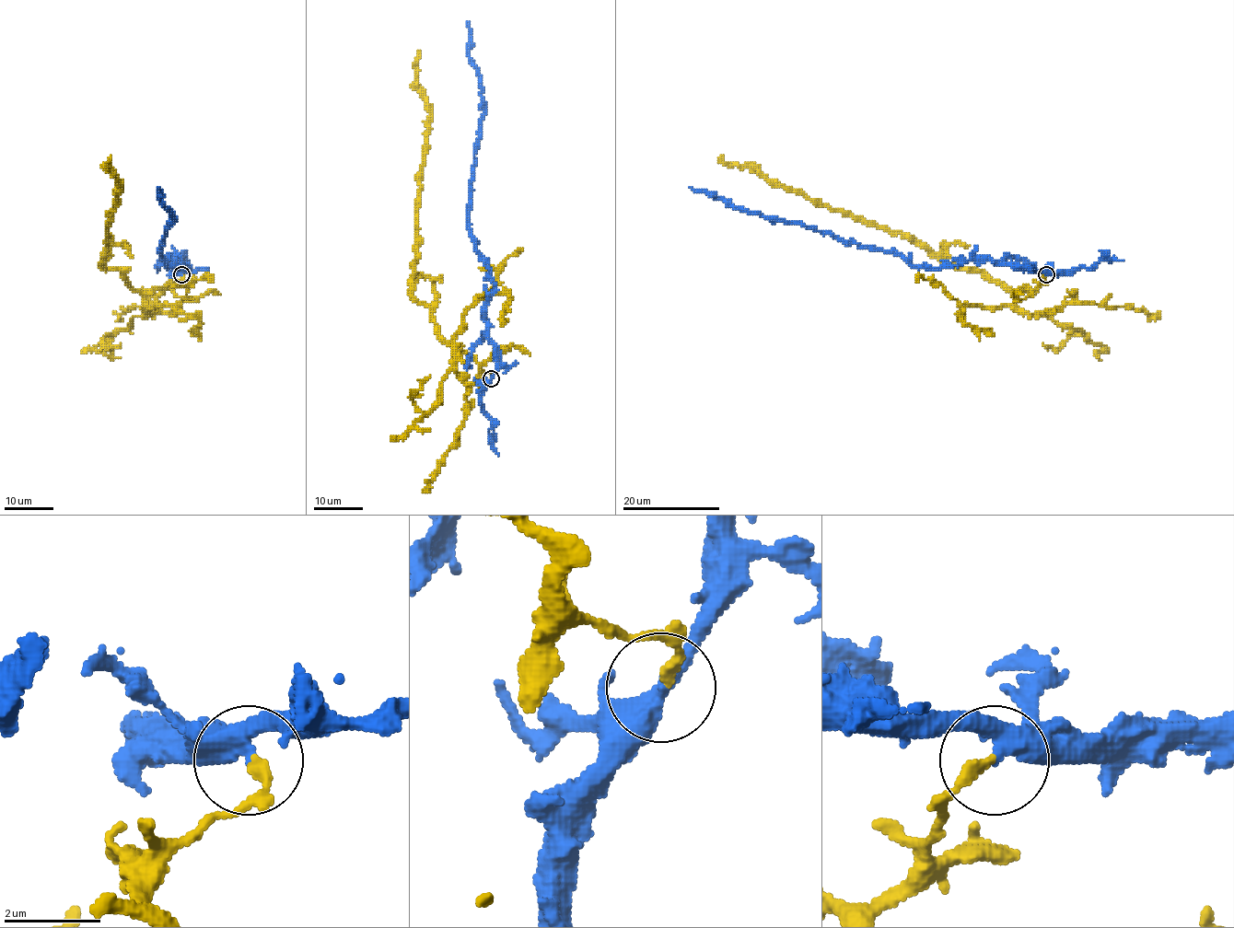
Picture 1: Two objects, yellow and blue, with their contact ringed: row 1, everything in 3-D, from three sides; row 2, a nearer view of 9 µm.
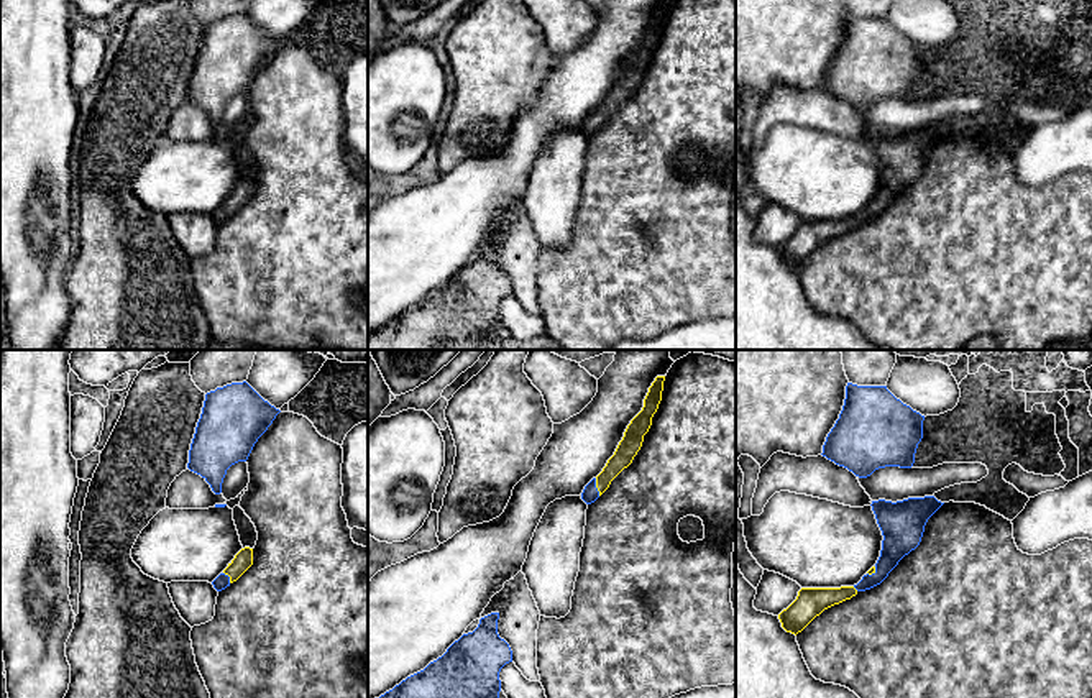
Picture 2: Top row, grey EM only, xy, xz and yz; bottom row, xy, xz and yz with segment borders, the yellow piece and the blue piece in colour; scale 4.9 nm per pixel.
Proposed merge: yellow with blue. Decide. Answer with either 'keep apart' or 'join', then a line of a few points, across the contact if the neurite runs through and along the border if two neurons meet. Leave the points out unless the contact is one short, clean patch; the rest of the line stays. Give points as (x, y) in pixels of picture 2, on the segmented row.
keep apart

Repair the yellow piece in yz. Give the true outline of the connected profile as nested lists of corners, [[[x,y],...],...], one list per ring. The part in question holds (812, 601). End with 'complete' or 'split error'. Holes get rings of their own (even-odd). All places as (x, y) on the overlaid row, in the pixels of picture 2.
[[[854,586],[841,588],[801,588],[796,599],[778,614],[787,632],[801,632],[824,609],[851,599],[857,595]]] | complete

